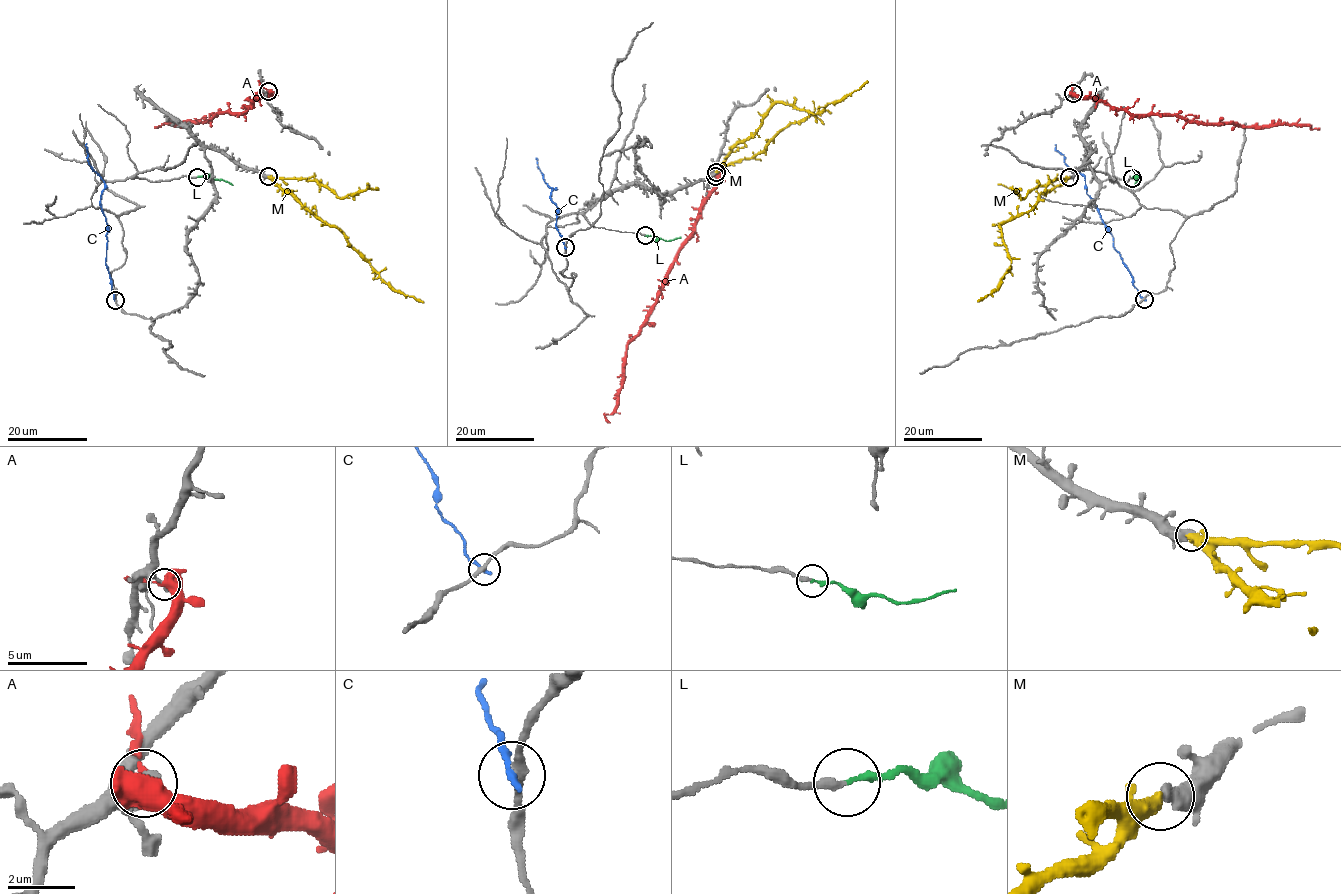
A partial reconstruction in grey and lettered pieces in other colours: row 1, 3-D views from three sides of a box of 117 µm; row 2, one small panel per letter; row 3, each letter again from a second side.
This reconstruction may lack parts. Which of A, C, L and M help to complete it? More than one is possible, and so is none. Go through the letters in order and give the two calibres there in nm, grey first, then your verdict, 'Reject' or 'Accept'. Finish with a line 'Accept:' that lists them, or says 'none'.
A: Thickness 280 nm (grey) against 440 nm. Reject
C: Thickness 240 nm (grey) against 240 nm. Reject
L: Thickness 280 nm (grey) against 200 nm. Accept
M: Thickness 480 nm (grey) against 500 nm. Accept
Accept: L, M

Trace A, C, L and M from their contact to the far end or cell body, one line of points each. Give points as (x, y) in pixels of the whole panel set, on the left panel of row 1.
A: (268, 91), (243, 112), (220, 112), (209, 121), (177, 125), (164, 122), (156, 127), (161, 126)
C: (115, 301), (105, 262), (107, 225), (100, 195), (104, 181), (87, 161), (86, 143)
L: (197, 177), (223, 180), (233, 185)
M: (269, 176), (310, 211), (334, 226), (382, 280), (423, 303)

